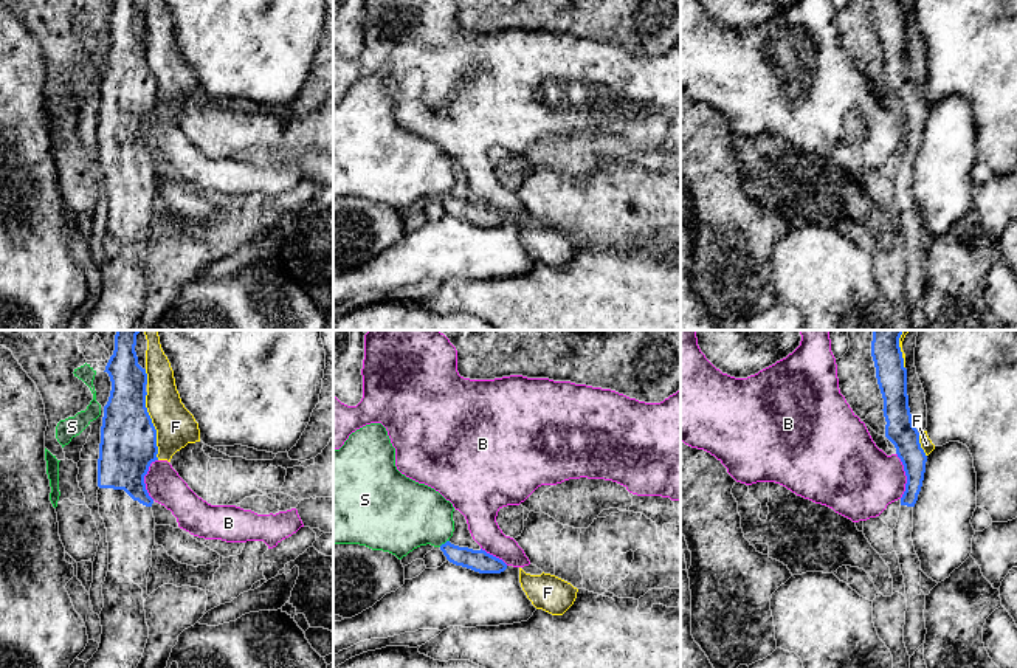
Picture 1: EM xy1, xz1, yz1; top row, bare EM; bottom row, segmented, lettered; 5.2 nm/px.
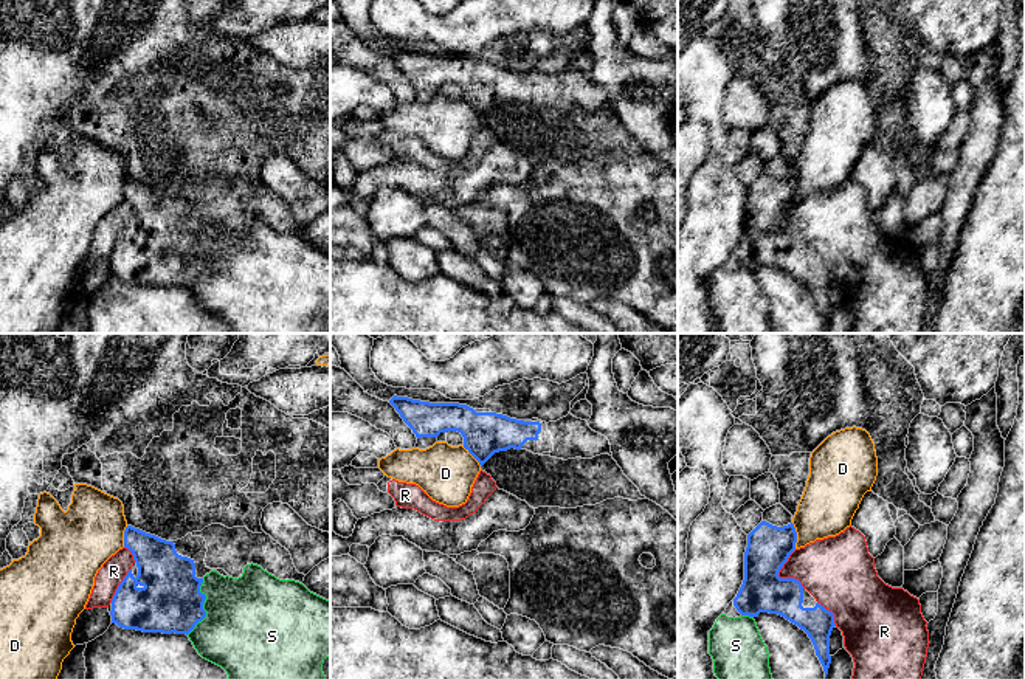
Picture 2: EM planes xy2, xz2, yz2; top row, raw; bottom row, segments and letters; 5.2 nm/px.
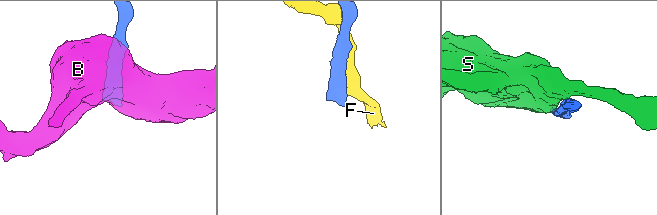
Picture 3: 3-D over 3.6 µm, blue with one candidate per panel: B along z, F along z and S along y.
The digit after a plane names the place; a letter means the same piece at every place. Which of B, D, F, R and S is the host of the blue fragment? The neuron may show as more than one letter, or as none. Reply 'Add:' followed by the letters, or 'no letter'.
Add: no letter

